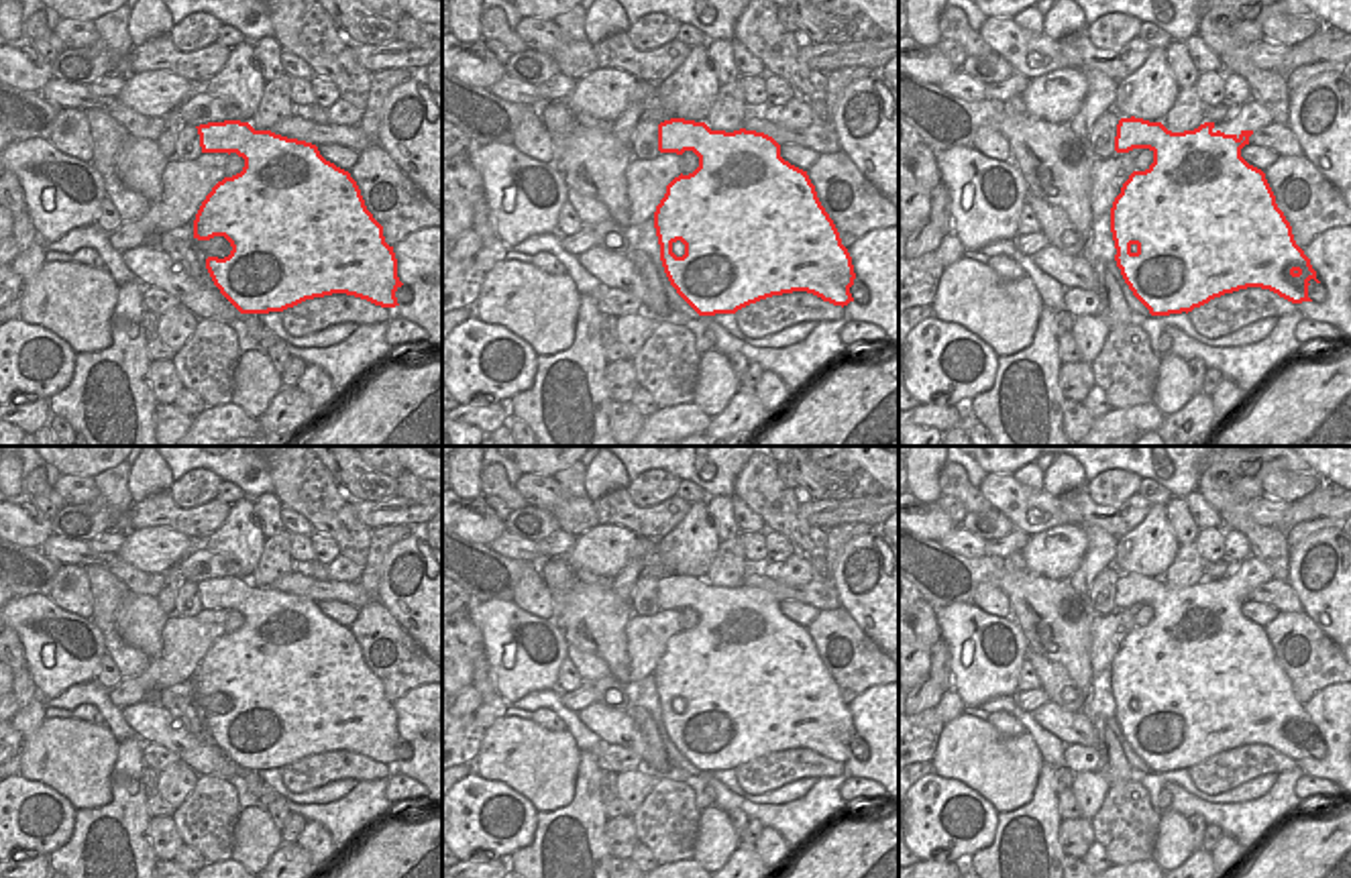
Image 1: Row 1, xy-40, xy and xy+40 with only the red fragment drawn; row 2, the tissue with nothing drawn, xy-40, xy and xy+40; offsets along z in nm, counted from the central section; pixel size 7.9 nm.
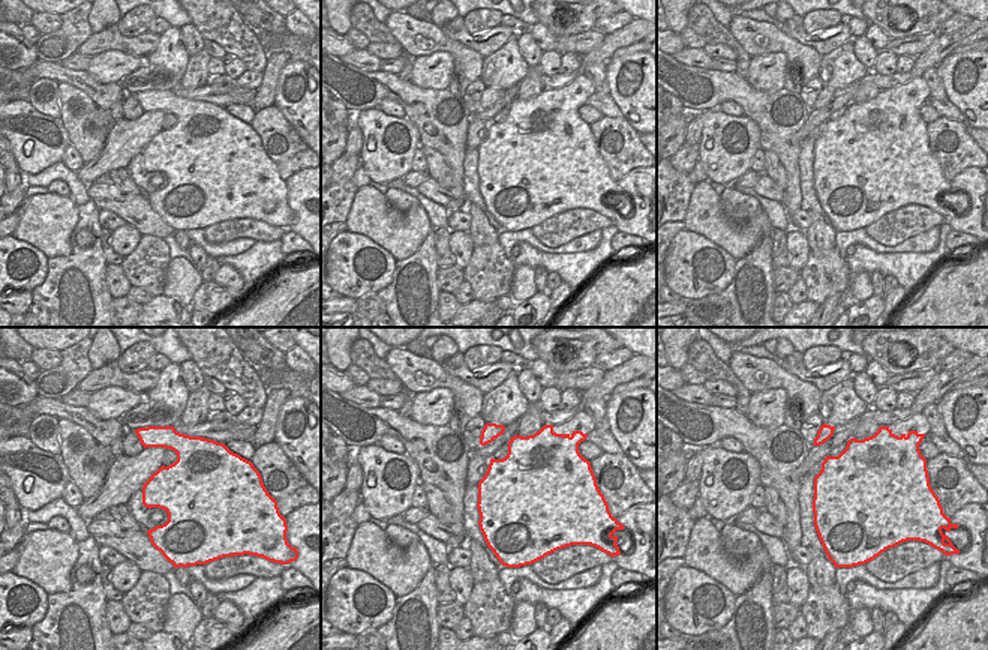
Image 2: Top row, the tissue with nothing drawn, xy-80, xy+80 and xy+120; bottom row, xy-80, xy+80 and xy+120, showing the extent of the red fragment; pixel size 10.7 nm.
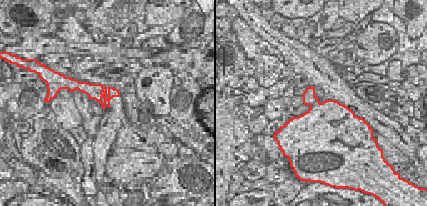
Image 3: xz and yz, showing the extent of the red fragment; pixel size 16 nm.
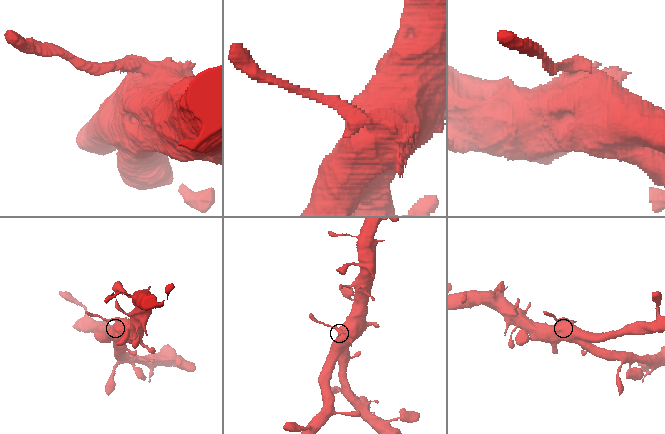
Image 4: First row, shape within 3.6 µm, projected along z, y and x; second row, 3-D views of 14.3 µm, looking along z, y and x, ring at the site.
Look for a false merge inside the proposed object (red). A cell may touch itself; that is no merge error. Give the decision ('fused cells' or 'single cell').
fused cells

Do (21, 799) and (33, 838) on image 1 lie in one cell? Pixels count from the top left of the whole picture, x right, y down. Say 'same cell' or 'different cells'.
same cell

